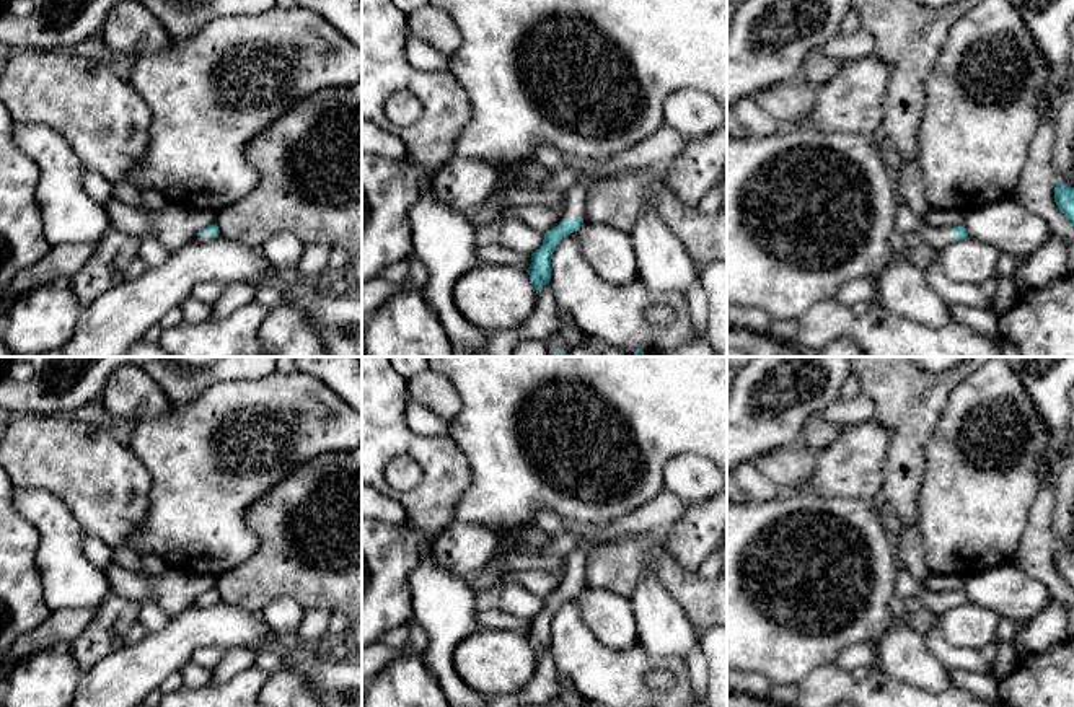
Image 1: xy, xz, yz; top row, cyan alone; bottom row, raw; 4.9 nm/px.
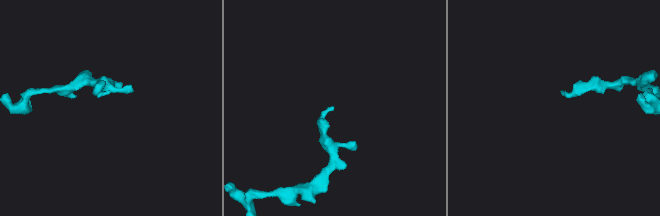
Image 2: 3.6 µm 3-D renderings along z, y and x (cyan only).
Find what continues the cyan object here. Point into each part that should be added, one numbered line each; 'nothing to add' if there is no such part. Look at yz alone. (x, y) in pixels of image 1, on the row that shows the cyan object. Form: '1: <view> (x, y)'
1: yz (906, 220)

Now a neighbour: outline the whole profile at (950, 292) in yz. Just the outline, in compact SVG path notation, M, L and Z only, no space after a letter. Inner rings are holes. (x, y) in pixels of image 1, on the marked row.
M939 256L924 269L931 288L950 305L966 305L976 308L993 308L993 300L988 298L979 287L953 282L940 267Z

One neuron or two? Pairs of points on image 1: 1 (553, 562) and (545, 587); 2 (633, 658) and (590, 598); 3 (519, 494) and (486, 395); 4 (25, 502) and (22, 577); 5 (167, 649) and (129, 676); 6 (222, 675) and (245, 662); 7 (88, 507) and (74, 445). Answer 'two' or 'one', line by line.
1: two
2: two
3: one
4: two
5: one
6: one
7: one

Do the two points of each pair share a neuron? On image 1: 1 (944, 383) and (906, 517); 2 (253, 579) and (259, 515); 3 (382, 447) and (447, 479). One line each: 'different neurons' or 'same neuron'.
1: same neuron
2: same neuron
3: same neuron

